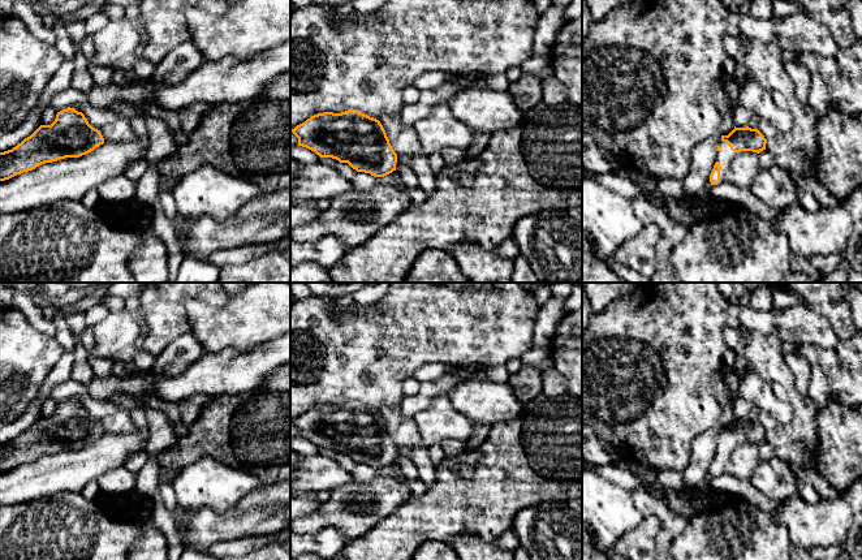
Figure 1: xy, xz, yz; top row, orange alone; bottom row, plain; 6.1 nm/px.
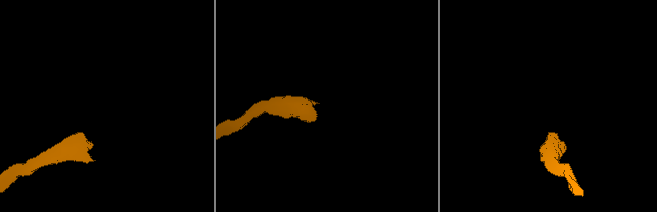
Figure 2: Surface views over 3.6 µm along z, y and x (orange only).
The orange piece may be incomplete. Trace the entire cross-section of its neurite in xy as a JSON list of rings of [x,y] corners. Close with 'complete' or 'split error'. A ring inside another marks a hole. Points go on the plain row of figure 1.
[[[70,399],[57,404],[51,417],[40,417],[12,441],[0,444],[0,473],[35,461],[44,455],[79,449],[104,435],[100,422]]]; complete

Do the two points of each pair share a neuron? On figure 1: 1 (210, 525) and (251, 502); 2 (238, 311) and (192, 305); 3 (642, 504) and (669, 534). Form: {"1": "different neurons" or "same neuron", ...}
{"1": "different neurons", "2": "same neuron", "3": "same neuron"}

